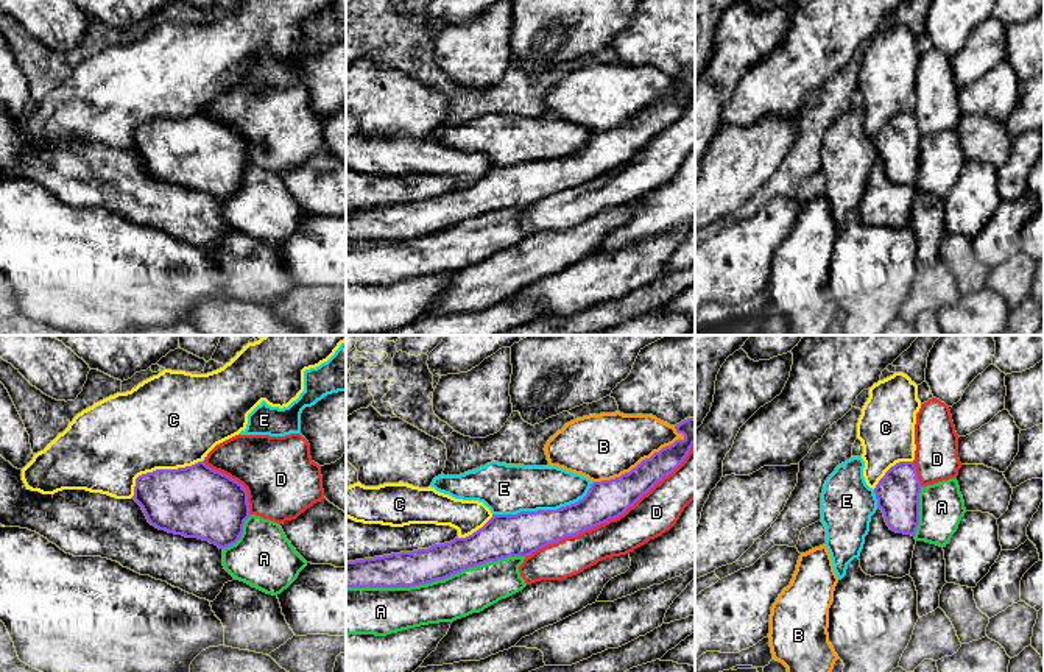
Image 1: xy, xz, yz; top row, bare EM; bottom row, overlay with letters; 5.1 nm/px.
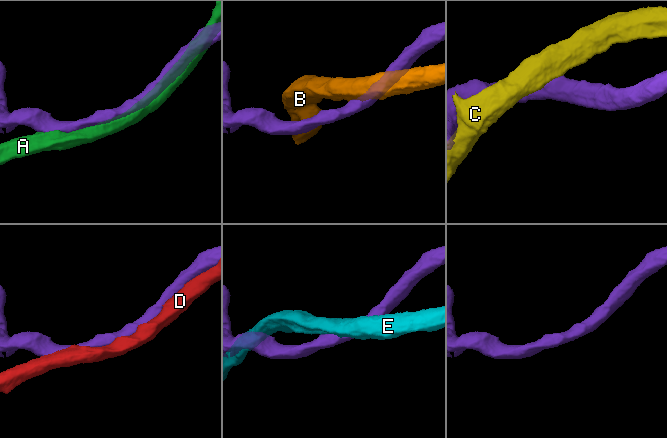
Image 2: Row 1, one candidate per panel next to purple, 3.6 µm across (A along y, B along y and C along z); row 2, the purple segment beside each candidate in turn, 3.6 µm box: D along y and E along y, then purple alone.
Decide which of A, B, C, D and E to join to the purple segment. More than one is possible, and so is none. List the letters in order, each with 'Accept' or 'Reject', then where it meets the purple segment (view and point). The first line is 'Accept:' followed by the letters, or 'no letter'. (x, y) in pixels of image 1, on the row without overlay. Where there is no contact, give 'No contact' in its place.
Accept: no letter
A: Reject. Touches purple at xz (435, 231)
B: Reject. Touches purple at xz (641, 113)
C: Reject. Touches purple at xy (159, 120)
D: Reject. Touches purple at xz (613, 169)
E: Reject. Touches purple at xz (544, 161)

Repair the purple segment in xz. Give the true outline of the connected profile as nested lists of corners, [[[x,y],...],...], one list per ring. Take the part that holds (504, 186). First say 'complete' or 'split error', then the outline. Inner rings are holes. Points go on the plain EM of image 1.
complete; [[[695,69],[681,72],[675,80],[684,86],[682,90],[662,98],[620,128],[594,133],[575,154],[558,161],[492,165],[466,189],[413,203],[346,212],[346,239],[427,235],[488,212],[528,207],[538,200],[615,170],[672,125],[690,103],[695,95]]]

